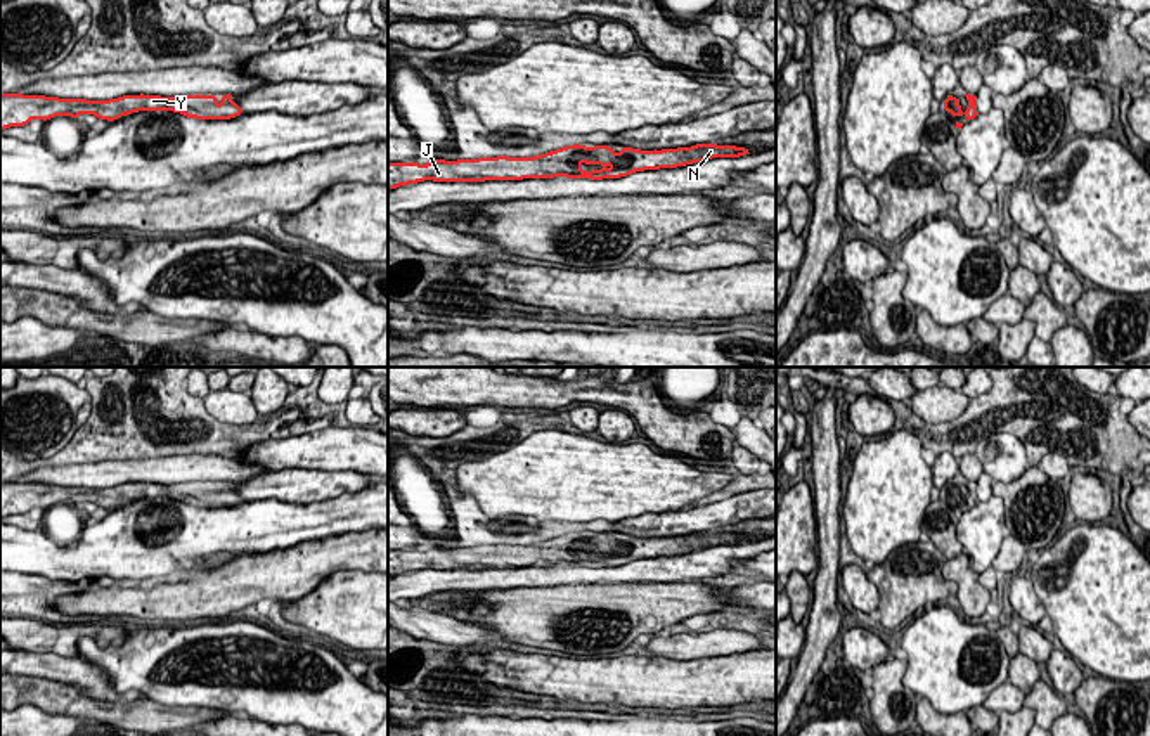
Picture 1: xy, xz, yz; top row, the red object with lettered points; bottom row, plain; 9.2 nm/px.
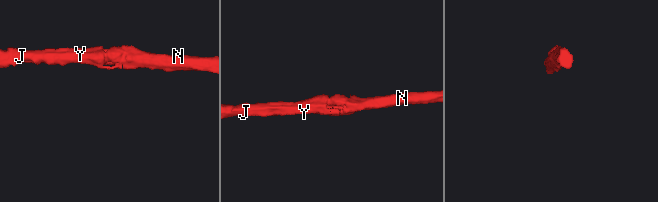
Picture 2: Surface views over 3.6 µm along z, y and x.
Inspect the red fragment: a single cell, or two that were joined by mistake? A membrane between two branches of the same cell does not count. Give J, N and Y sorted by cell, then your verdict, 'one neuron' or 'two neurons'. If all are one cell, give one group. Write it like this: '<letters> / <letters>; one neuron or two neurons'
J N Y; one neuron

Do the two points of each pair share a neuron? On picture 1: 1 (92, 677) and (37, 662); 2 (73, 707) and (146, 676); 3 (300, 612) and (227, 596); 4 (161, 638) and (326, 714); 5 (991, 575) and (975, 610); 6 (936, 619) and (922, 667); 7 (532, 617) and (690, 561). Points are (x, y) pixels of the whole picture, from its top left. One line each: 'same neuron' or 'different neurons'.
1: same neuron
2: different neurons
3: different neurons
4: same neuron
5: different neurons
6: same neuron
7: different neurons

